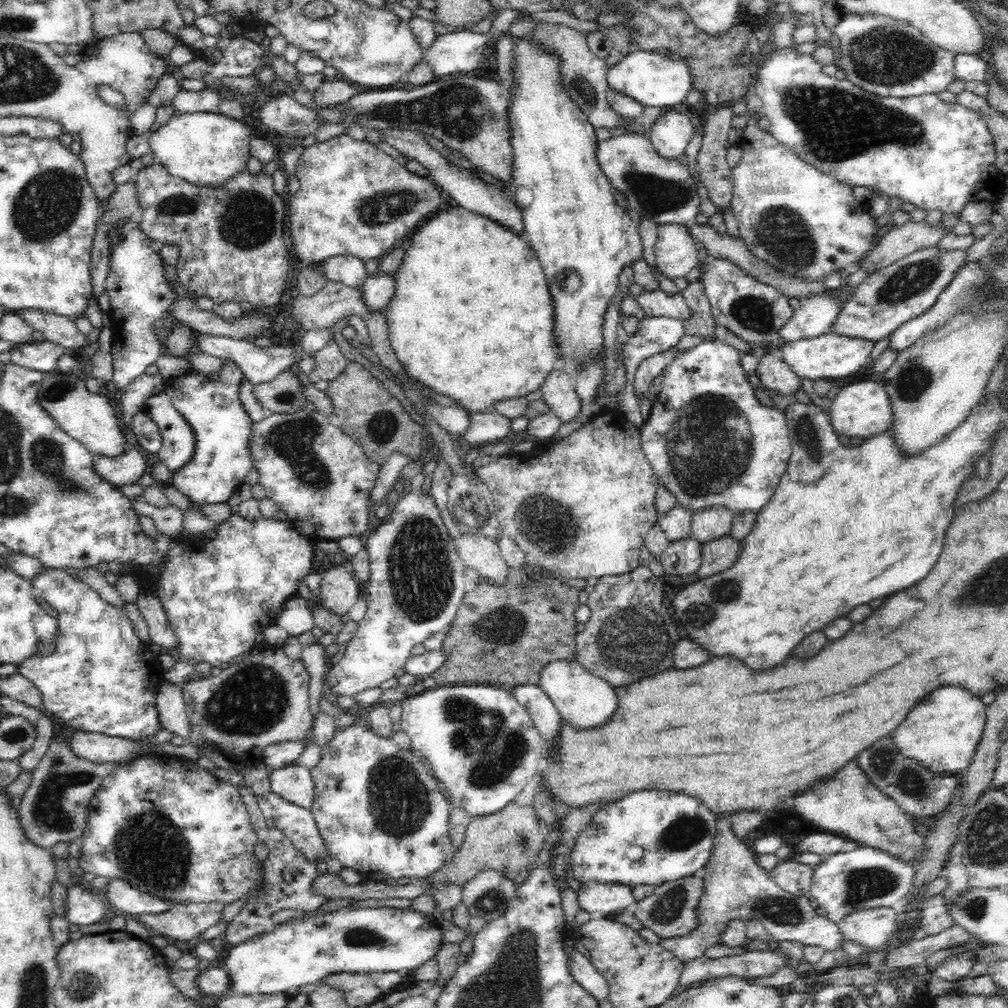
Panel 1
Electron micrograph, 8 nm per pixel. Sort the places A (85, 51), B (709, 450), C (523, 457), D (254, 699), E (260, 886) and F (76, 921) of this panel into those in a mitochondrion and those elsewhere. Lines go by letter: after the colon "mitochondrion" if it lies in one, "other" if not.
A: other
B: mitochondrion
C: other
D: mitochondrion
E: other
F: other

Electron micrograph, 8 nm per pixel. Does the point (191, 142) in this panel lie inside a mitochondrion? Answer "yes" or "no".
no

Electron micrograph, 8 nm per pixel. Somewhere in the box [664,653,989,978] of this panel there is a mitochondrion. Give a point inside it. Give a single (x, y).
(884, 763)

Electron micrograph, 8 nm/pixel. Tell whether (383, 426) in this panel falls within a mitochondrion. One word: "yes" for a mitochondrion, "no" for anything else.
yes

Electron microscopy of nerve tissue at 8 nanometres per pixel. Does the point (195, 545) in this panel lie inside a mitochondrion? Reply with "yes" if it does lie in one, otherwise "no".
no

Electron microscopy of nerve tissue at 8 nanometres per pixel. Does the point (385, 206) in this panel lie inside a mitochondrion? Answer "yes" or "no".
yes

